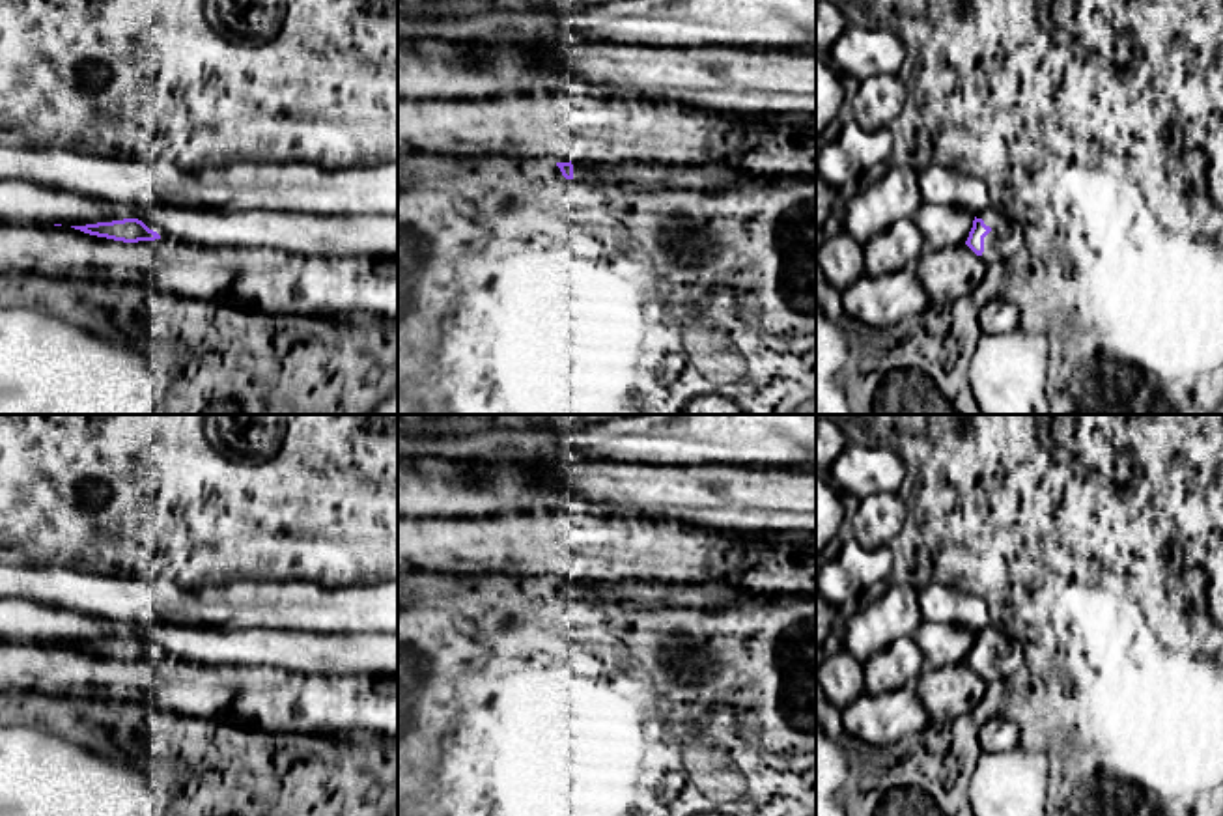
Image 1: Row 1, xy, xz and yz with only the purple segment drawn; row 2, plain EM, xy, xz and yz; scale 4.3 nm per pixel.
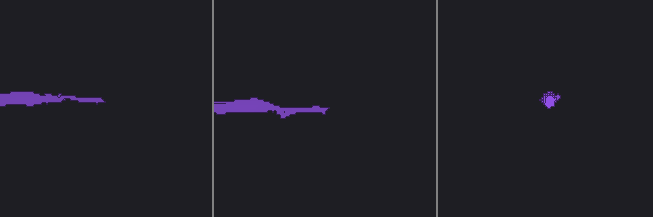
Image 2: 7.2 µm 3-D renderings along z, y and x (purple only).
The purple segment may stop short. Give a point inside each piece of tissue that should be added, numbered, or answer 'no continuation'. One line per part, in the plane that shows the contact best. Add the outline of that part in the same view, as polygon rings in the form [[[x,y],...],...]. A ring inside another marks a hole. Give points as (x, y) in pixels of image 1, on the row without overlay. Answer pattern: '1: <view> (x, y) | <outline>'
1: yz (1005, 658) | [[[986,626],[975,633],[982,637],[991,650],[984,655],[982,680],[986,683],[1008,680],[1023,663],[1023,650],[1018,642],[1010,640],[995,626]]]

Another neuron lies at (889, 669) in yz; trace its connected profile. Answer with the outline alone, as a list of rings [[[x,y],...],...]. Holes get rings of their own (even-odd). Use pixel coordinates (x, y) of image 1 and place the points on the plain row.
[[[913,635],[898,637],[887,648],[863,663],[865,693],[878,696],[919,680],[924,670],[924,654]]]

